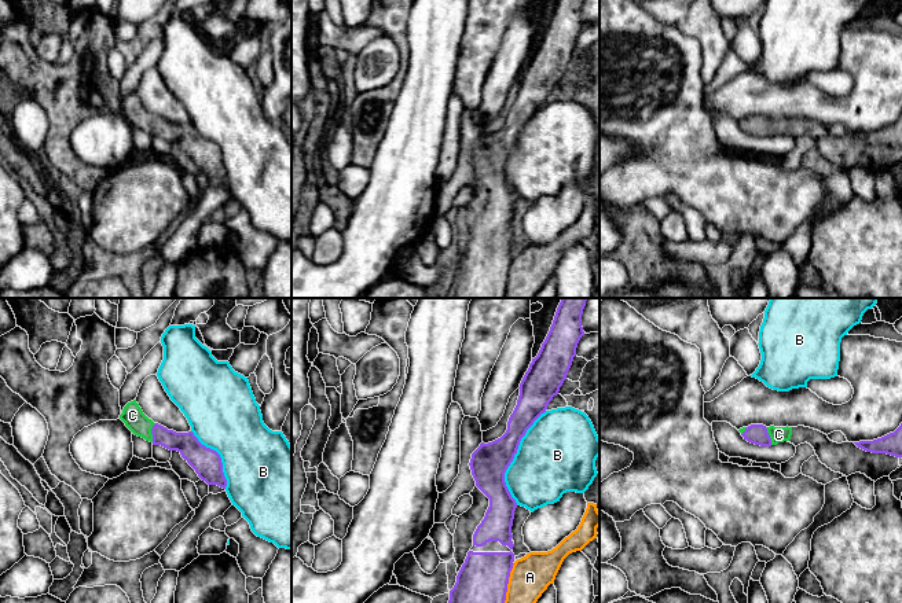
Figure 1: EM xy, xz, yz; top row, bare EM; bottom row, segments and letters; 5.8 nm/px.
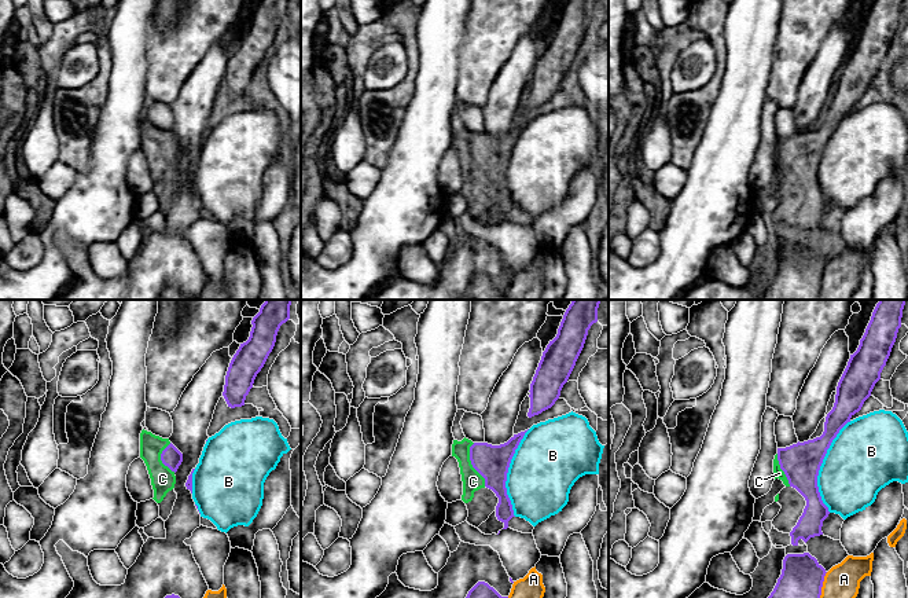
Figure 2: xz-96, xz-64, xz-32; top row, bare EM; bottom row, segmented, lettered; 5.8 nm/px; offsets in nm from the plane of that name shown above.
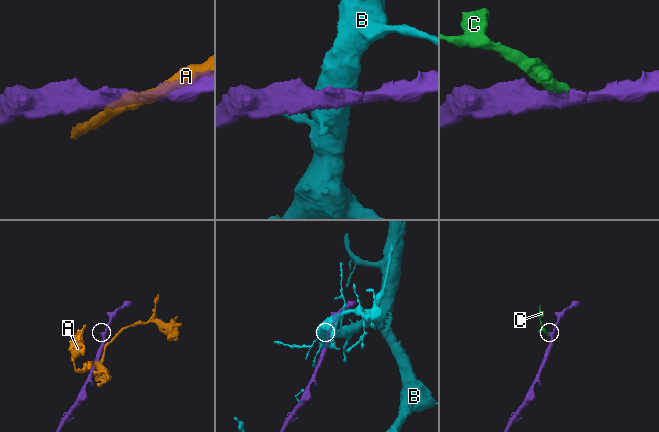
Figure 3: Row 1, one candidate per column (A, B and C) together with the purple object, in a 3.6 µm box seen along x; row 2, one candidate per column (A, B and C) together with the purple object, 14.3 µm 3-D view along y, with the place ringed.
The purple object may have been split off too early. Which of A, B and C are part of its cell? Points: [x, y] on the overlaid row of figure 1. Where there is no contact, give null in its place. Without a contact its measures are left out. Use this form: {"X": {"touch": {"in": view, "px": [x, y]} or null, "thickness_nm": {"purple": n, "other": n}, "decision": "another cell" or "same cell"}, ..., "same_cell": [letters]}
{"A": {"touch": {"in": "xz", "px": [508, 583]}, "thickness_nm": {"purple": 280, "other": 240}, "decision": "another cell"}, "B": {"touch": {"in": "xz", "px": [513, 458]}, "thickness_nm": {"purple": 220, "other": 440}, "decision": "another cell"}, "C": {"touch": {"in": "xy", "px": [151, 433]}, "thickness_nm": {"purple": 140, "other": 130}, "decision": "same cell"}, "same_cell": ["C"]}

